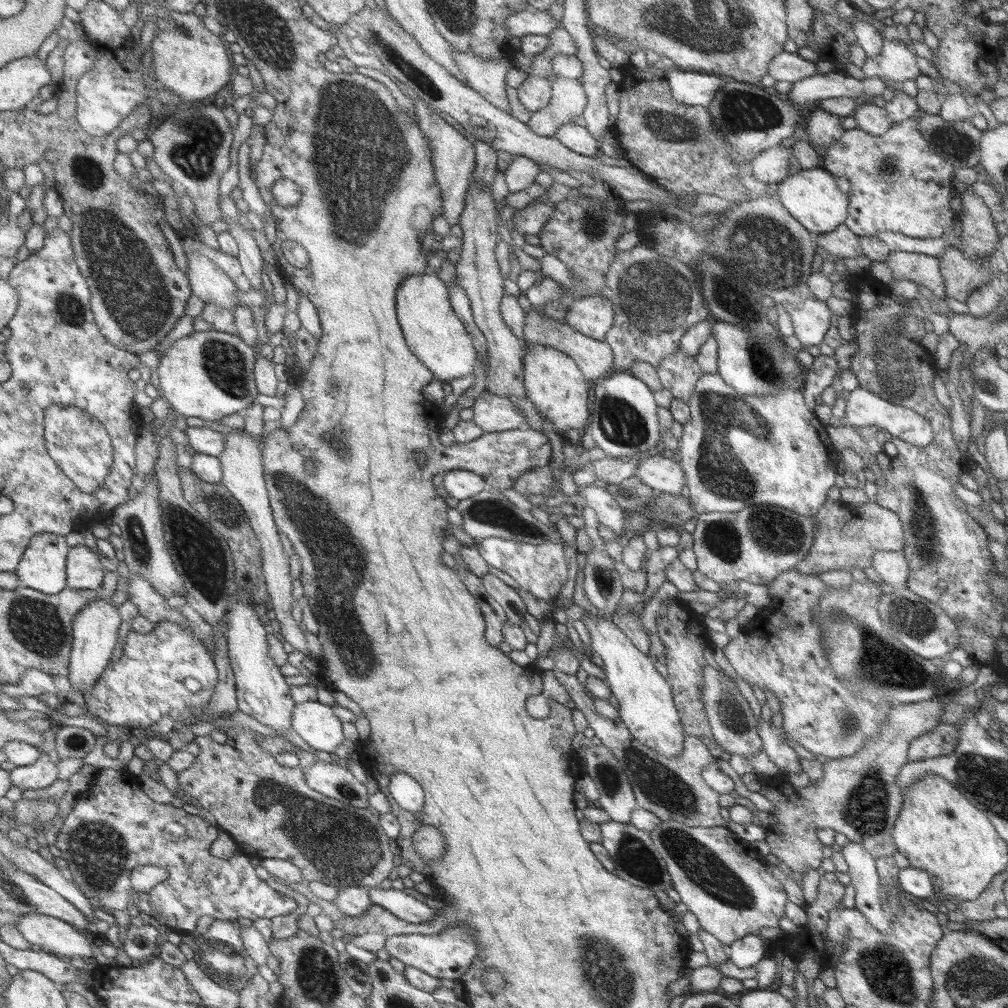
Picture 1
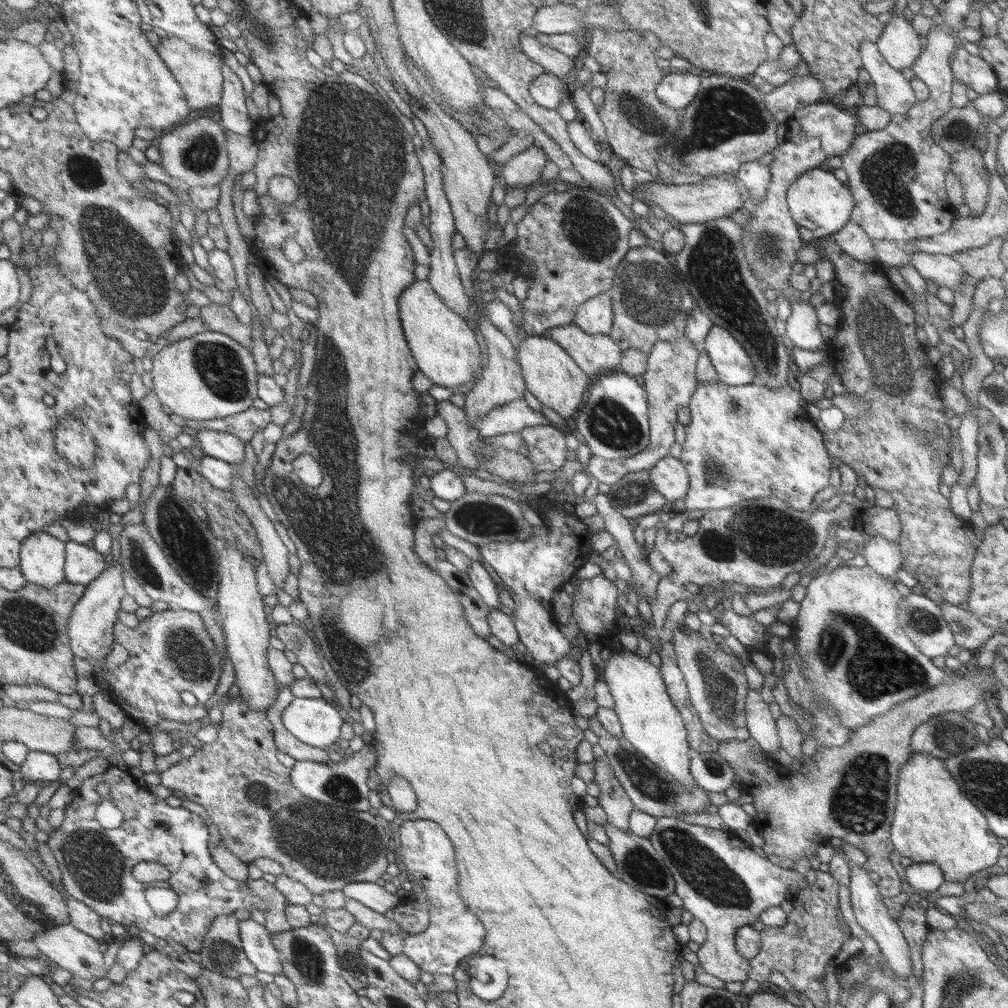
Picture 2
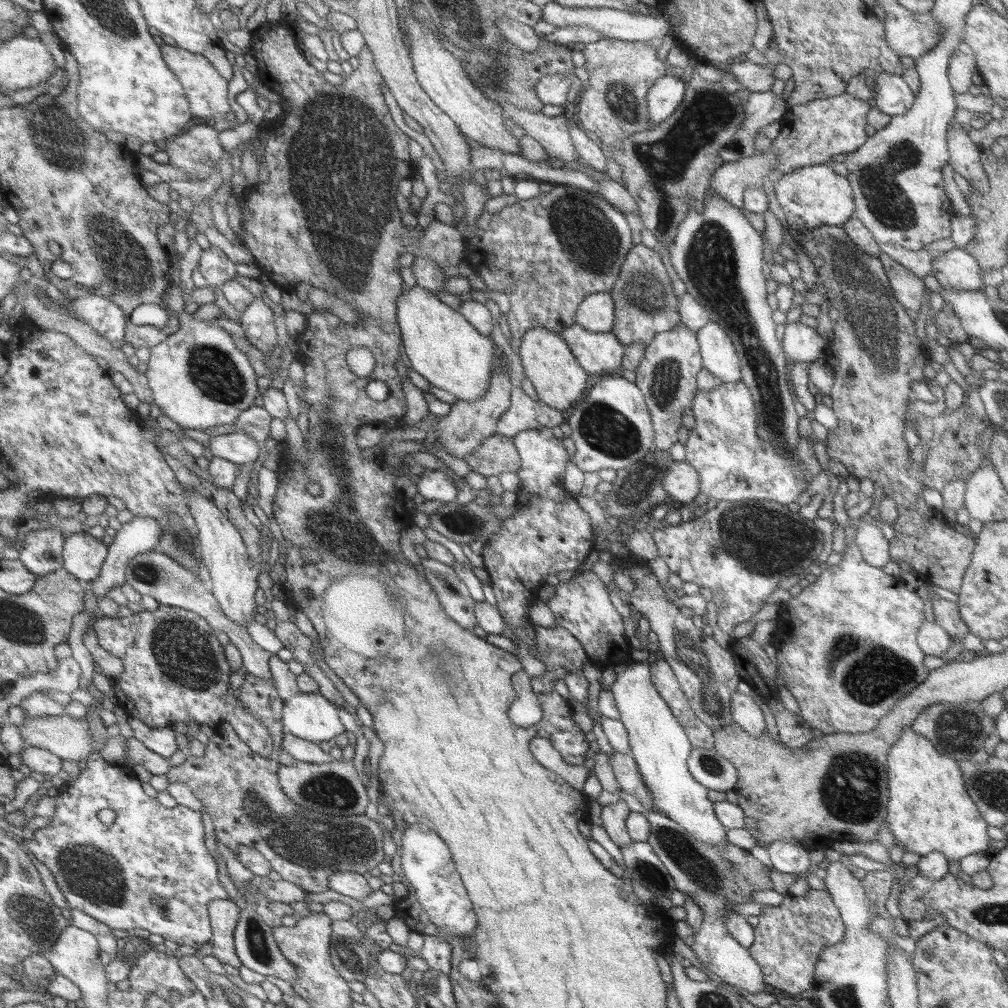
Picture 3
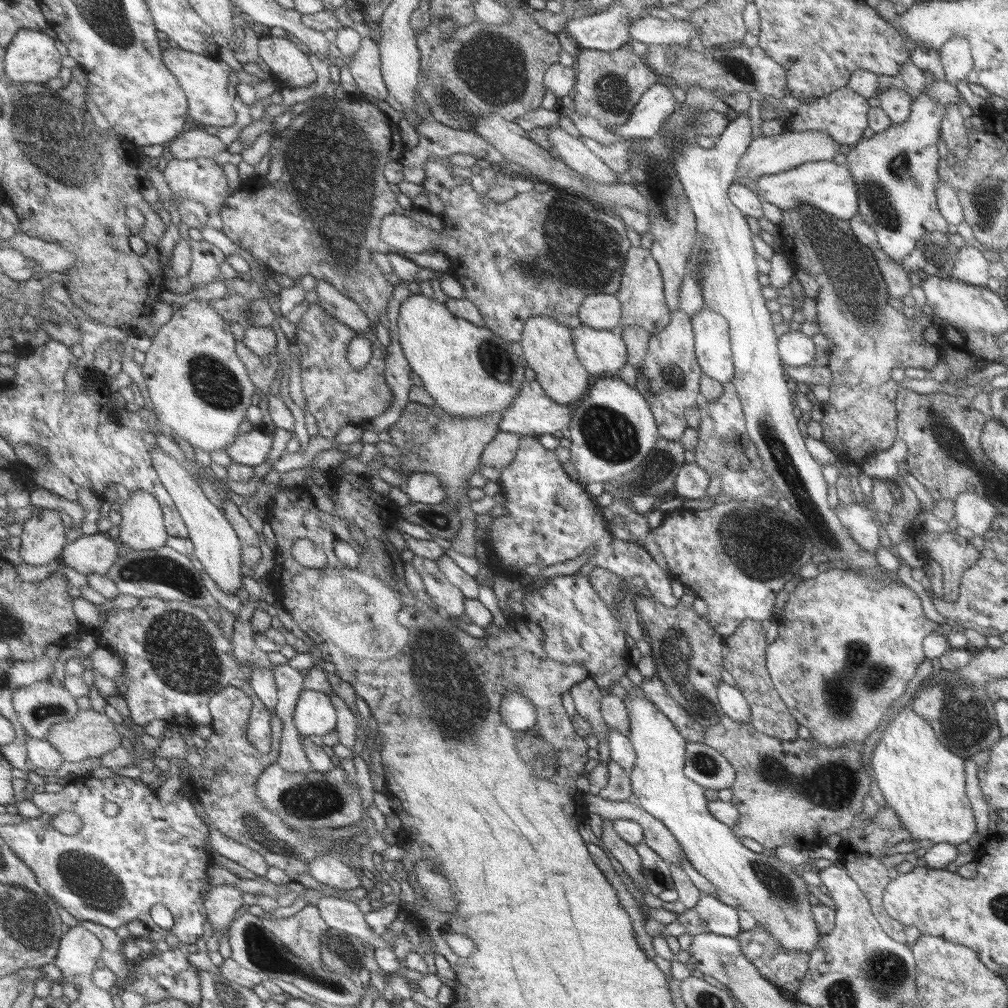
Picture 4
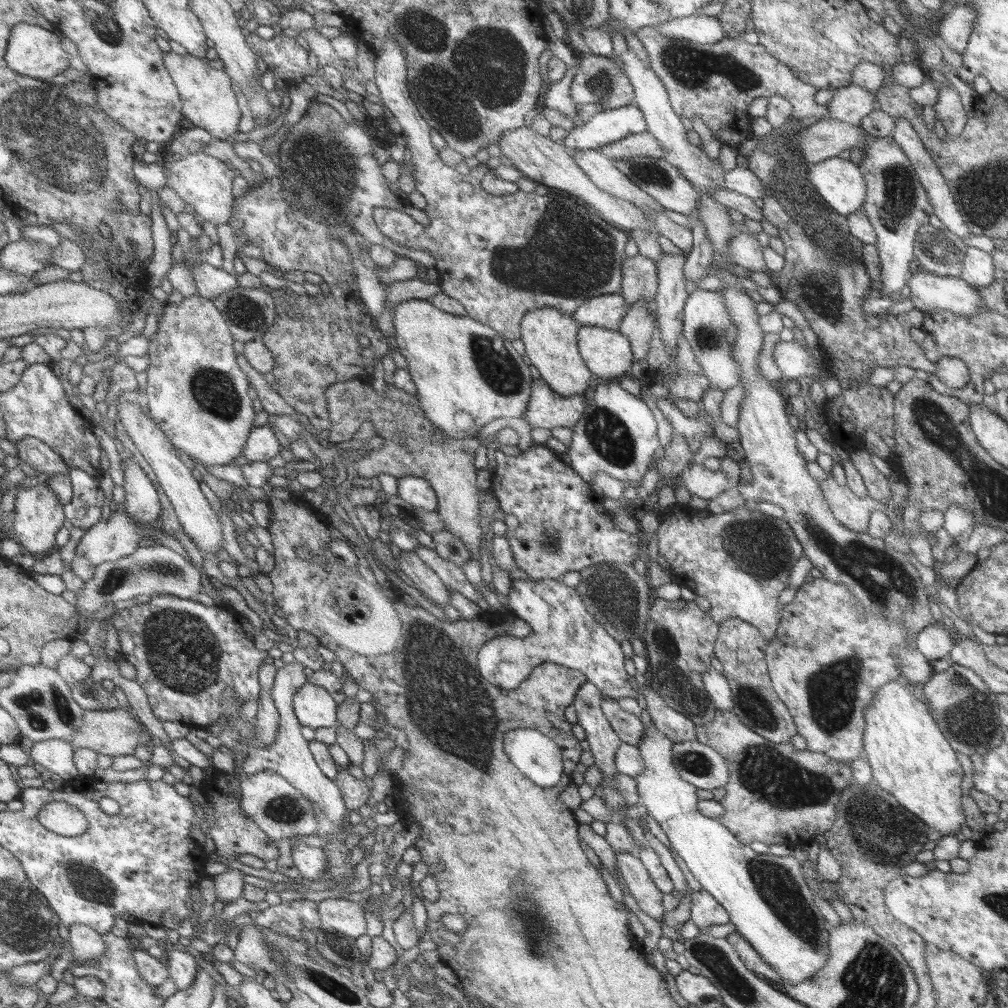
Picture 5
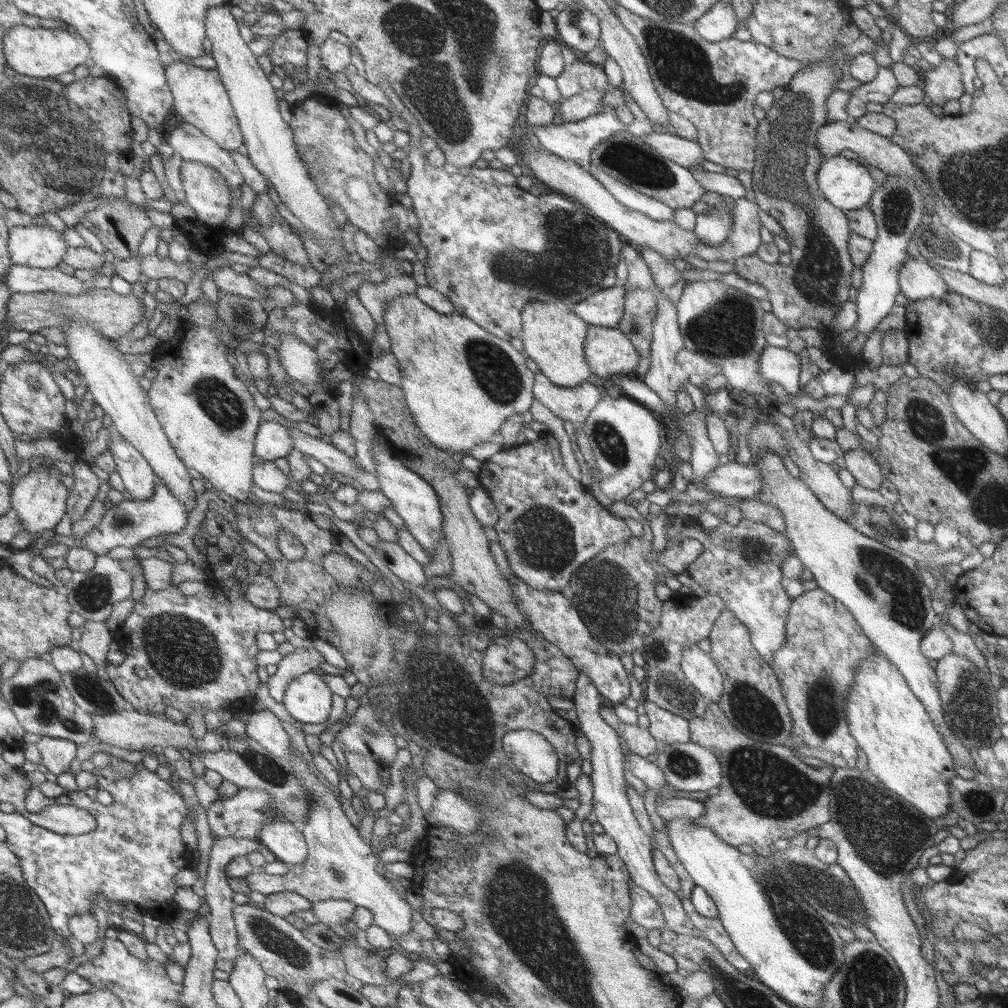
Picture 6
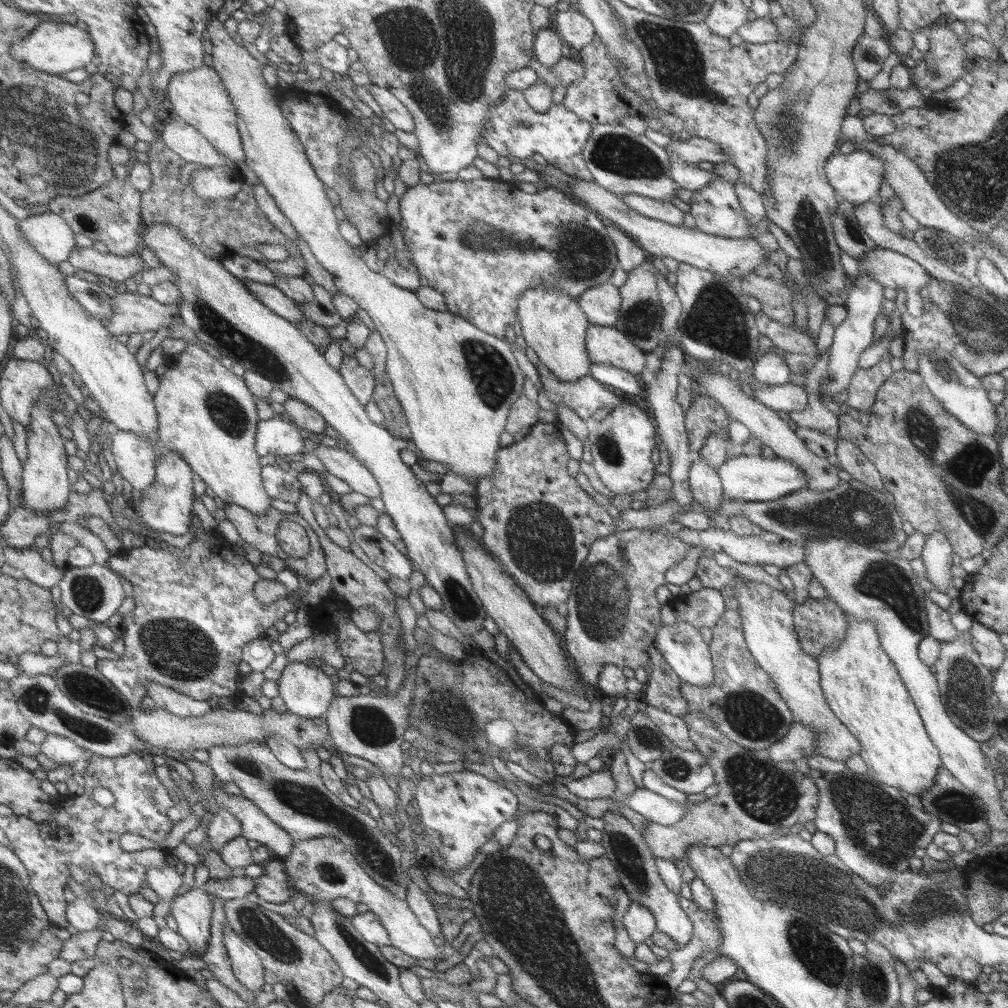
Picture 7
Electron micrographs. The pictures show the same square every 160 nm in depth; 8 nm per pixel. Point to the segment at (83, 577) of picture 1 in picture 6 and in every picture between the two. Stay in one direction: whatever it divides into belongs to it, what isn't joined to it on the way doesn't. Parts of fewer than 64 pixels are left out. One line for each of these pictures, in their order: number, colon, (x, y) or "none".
2: (84, 564)
3: (84, 555)
4: (92, 554)
5: (118, 536)
6: (128, 523)

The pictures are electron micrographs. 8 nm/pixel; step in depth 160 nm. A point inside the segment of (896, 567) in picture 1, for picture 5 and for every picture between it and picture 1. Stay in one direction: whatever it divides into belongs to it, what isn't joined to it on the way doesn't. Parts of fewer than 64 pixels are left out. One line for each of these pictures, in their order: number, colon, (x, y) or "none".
2: (884, 558)
3: (874, 549)
4: (855, 518)
5: (850, 511)

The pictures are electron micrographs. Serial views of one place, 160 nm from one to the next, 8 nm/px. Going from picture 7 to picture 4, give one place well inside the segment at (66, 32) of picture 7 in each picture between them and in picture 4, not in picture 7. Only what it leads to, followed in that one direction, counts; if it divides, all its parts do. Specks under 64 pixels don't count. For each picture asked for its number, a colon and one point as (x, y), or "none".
4: (34, 57)
5: (33, 51)
6: (36, 52)

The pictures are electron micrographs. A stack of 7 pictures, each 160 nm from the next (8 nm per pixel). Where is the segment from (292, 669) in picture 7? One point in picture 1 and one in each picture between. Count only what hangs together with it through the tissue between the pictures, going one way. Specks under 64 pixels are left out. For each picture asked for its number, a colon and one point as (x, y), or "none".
1: (316, 723)
2: (312, 720)
3: (313, 717)
4: (315, 715)
5: (316, 708)
6: (308, 699)

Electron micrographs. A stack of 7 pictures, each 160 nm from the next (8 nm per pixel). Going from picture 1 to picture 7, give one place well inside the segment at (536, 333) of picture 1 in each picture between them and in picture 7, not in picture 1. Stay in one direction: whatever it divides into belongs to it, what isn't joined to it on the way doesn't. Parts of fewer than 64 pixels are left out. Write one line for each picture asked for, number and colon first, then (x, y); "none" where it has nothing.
2: (595, 353)
3: (600, 353)
4: (603, 352)
5: (608, 352)
6: (610, 353)
7: (607, 346)

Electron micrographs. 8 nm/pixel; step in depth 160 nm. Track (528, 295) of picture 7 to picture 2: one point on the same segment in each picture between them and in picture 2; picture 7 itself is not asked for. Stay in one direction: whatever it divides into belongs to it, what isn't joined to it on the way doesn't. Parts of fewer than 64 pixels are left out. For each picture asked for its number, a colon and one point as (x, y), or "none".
2: (551, 376)
3: (547, 362)
4: (547, 346)
5: (549, 337)
6: (552, 333)

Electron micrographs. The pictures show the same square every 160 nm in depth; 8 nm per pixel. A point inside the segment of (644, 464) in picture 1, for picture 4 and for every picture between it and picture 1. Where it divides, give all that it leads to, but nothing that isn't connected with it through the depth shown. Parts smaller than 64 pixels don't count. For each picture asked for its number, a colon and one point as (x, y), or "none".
2: (668, 477)
3: (680, 482)
4: (690, 482)

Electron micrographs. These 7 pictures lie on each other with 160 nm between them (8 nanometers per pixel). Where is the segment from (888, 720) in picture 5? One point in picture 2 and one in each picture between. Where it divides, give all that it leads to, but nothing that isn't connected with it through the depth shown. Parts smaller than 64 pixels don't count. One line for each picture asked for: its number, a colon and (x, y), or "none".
2: (933, 822)
3: (928, 810)
4: (922, 782)

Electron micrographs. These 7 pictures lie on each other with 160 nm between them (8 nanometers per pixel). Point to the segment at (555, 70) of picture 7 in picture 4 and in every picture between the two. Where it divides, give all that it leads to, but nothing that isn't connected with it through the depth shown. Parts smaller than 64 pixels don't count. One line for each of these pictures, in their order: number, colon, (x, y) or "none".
4: (607, 85)
5: (598, 81)
6: (577, 77)

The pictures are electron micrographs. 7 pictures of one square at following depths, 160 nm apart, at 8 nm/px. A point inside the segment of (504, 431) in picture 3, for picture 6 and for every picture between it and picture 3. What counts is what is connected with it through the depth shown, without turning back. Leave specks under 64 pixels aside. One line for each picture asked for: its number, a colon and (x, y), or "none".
4: (532, 413)
5: (547, 410)
6: (573, 405)

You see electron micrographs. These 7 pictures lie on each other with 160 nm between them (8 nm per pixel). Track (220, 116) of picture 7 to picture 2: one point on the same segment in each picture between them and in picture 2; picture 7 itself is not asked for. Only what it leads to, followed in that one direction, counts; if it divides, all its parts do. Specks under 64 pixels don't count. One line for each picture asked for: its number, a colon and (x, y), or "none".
2: (201, 74)
3: (207, 90)
4: (205, 81)
5: (210, 102)
6: (200, 97)

